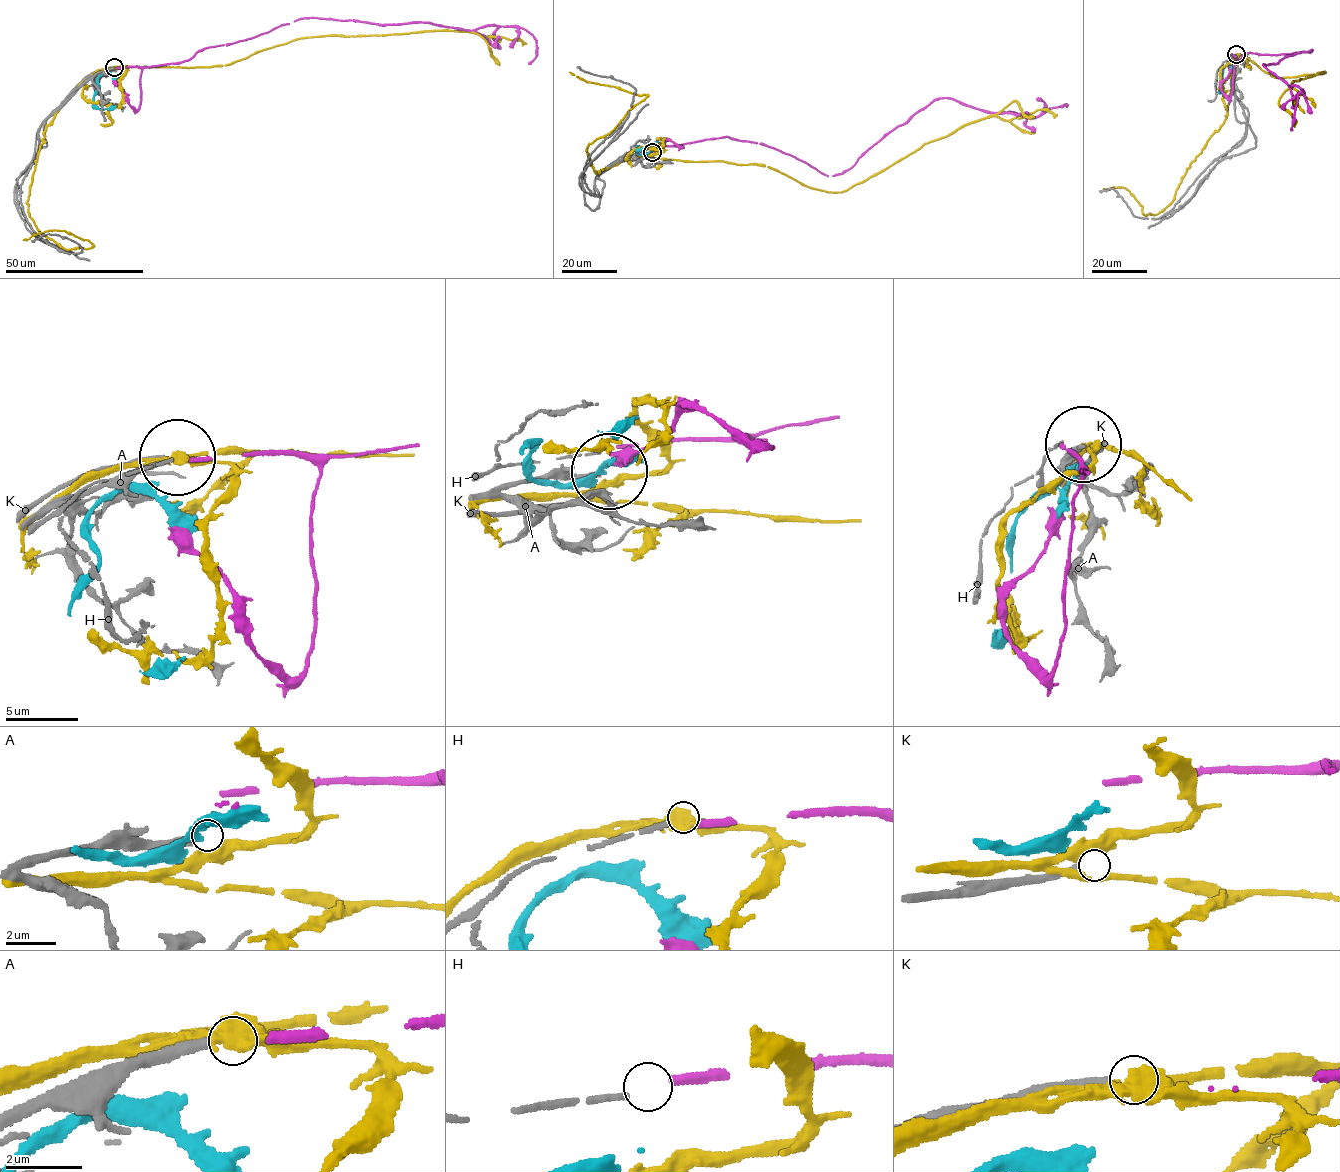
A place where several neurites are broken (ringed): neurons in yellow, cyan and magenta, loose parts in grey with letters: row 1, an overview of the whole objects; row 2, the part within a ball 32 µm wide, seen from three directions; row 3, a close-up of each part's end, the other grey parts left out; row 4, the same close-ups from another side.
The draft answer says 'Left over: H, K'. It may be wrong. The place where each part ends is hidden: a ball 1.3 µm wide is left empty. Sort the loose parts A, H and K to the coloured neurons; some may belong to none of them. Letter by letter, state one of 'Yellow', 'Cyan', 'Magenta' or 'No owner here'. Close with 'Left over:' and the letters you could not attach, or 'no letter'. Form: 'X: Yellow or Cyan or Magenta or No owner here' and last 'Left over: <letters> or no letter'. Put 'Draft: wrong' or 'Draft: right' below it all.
A: No owner here
H: No owner here
K: No owner here
Left over: A, H, K
Draft: wrong

